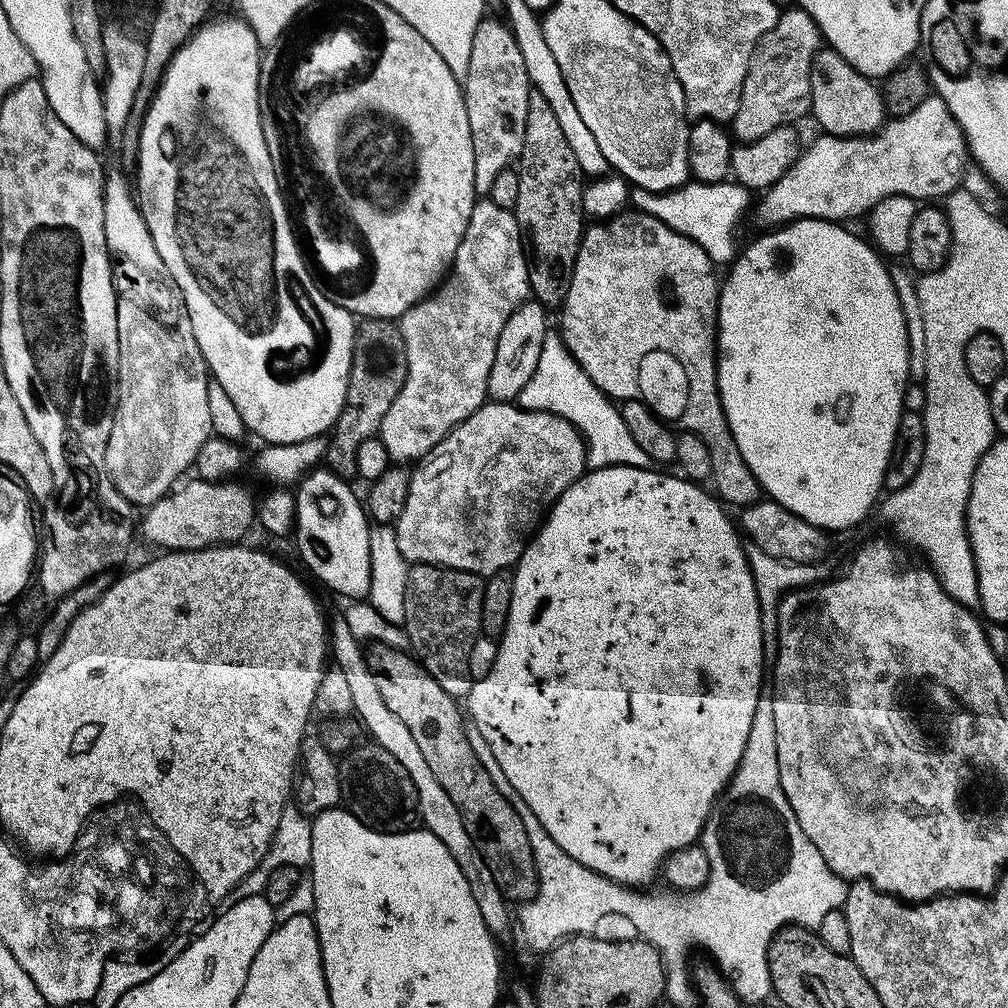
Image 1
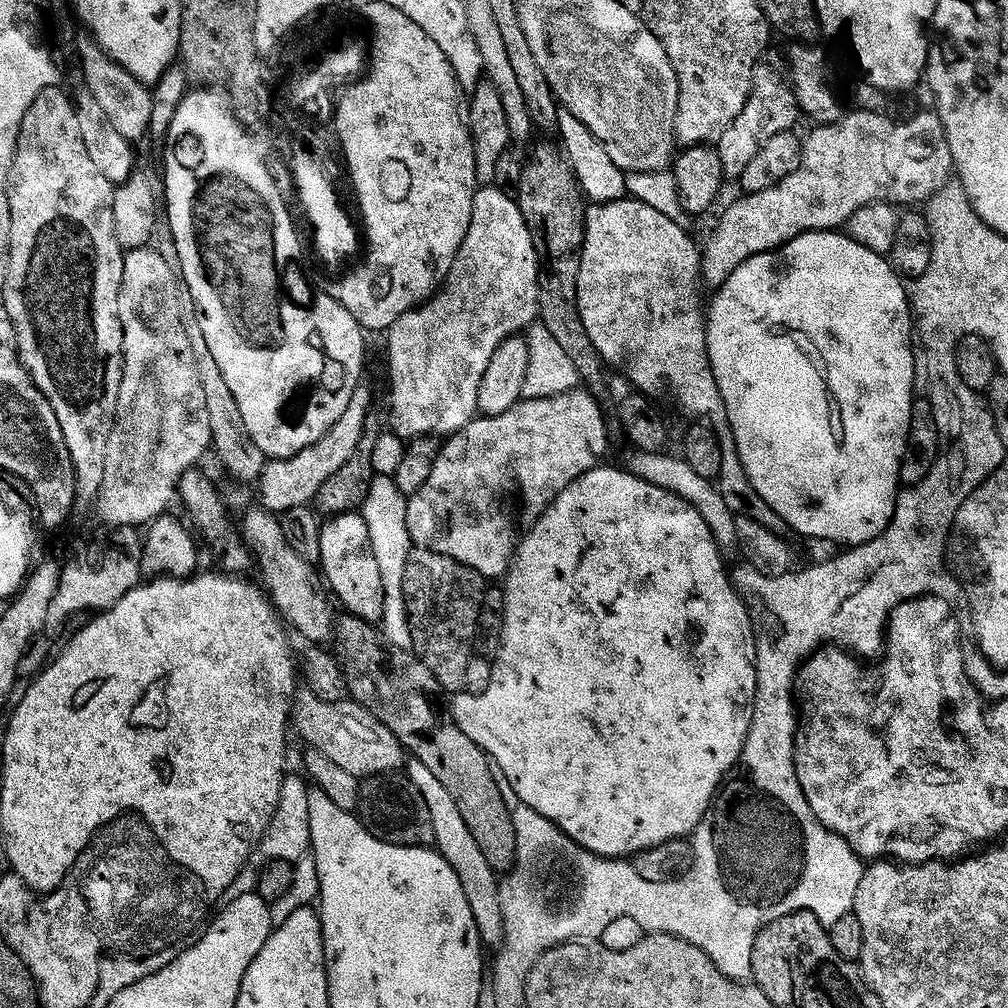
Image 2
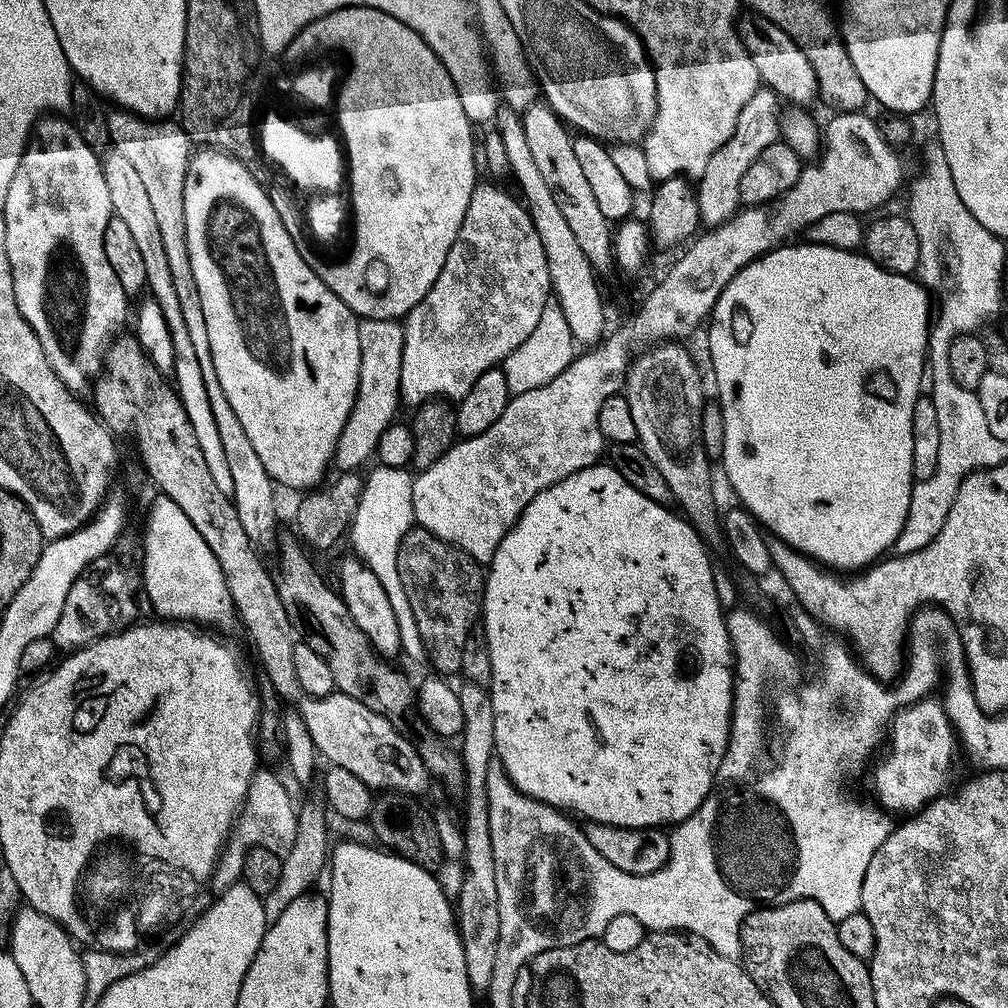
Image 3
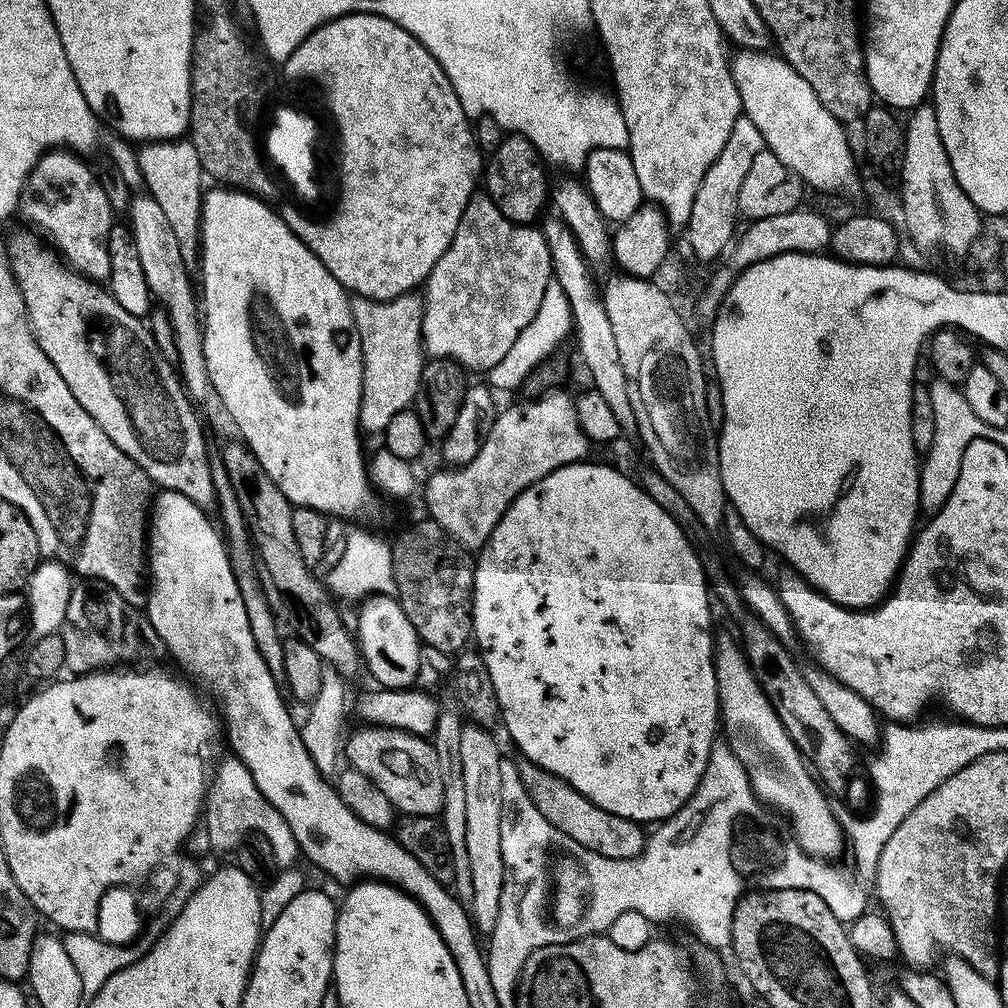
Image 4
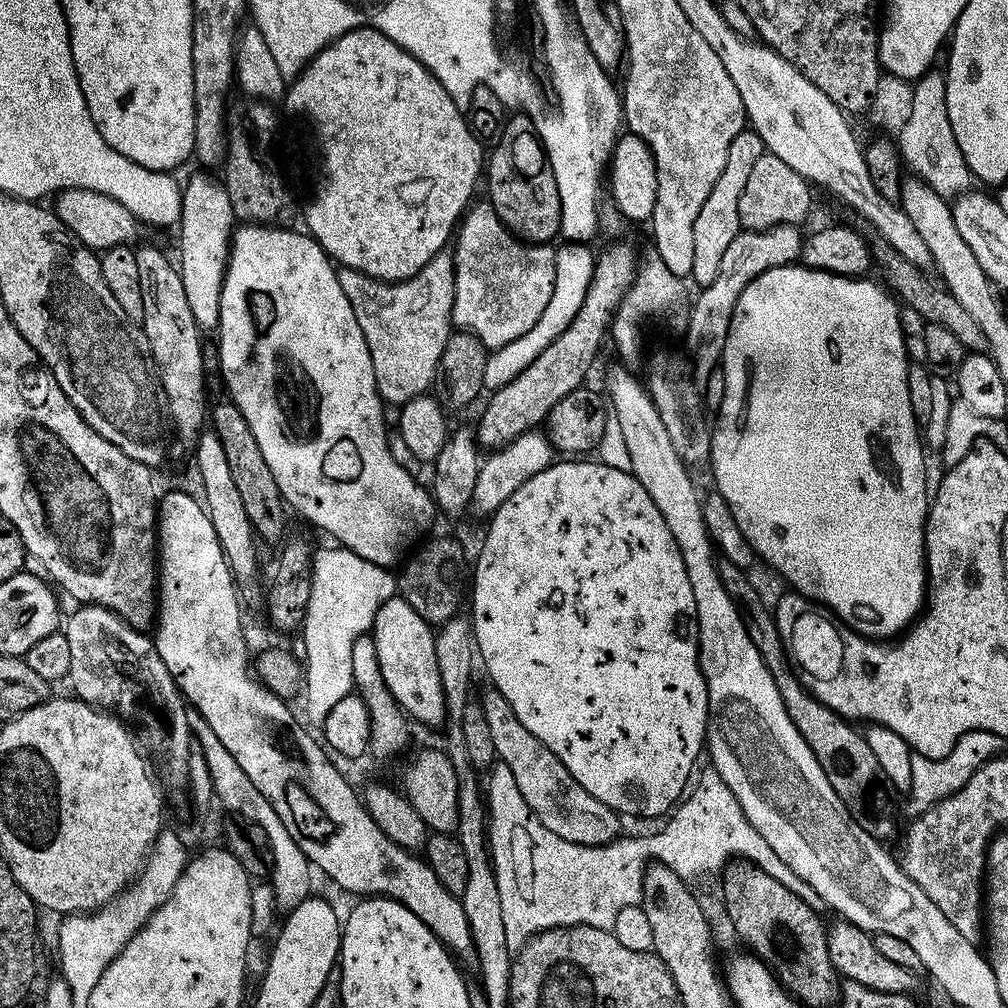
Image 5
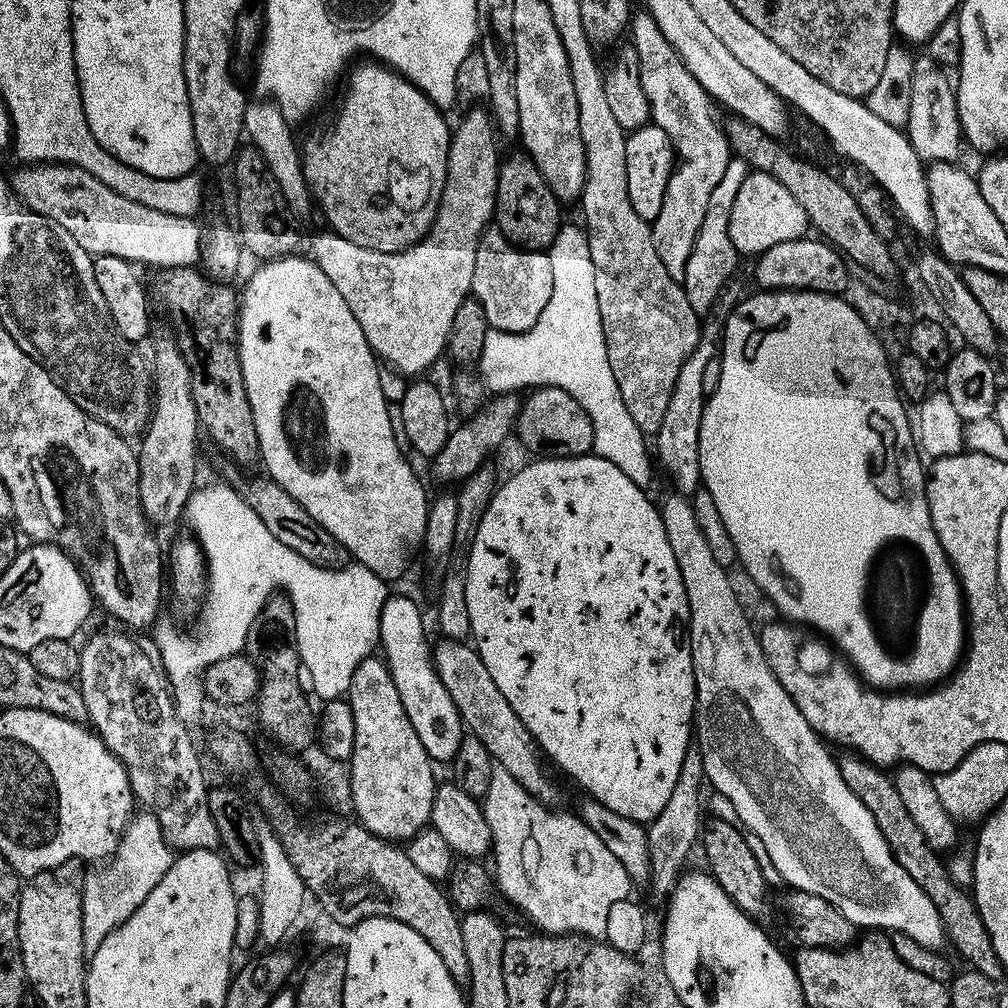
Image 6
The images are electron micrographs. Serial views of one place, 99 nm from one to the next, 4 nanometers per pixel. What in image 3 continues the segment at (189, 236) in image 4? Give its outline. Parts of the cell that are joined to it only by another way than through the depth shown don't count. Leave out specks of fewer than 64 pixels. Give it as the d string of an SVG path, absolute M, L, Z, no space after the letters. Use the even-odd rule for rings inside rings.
M112 110L107 113L109 122L109 138L111 147L122 150L125 158L130 158L136 173L146 186L146 195L150 197L150 203L154 210L154 219L158 222L158 231L162 234L162 246L166 246L166 262L170 265L170 278L174 286L174 294L178 294L178 306L182 309L182 318L186 321L186 330L190 334L190 342L194 342L194 350L198 354L198 366L202 366L202 382L206 382L206 394L210 397L210 410L214 414L214 422L218 425L218 434L222 438L222 447L226 450L226 459L230 465L230 475L234 478L234 494L232 499L238 510L238 518L242 522L242 530L250 538L250 542L257 546L263 546L277 539L276 528L276 496L272 493L274 481L268 475L266 466L262 466L262 458L251 444L246 434L242 421L238 414L234 414L230 402L226 399L226 393L222 390L222 382L218 382L218 374L214 370L214 358L210 354L210 338L206 334L206 317L202 315L202 298L198 294L198 282L194 282L194 270L190 267L190 253L186 250L186 205L182 198L184 183L186 182L186 170L190 155L194 150L193 141L184 130L184 125L172 118L145 118L127 110Z

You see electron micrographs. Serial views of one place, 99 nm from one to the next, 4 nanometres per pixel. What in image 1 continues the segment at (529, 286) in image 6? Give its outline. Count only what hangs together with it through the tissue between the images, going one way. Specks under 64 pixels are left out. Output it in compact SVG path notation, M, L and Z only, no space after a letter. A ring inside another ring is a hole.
M487 198L477 199L446 279L399 317L400 333L406 342L408 373L398 398L394 398L394 406L390 406L386 418L382 418L378 433L388 451L389 461L408 466L423 460L434 446L438 446L438 442L445 440L449 432L470 418L470 414L489 399L488 379L490 366L494 366L494 350L498 350L498 334L502 334L506 318L510 318L510 314L529 299L528 269L518 222L513 213L502 206L494 206L494 202Z

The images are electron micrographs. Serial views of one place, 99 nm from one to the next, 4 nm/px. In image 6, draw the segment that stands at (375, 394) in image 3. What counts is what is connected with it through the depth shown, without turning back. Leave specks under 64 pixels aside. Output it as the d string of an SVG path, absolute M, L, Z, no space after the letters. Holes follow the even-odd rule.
M476 106L465 111L468 113L464 121L457 126L456 132L454 128L451 133L448 142L448 173L442 198L424 239L405 248L403 252L379 252L363 248L331 230L323 230L312 240L310 259L320 267L322 274L326 274L326 278L330 278L330 282L334 282L338 294L346 298L346 306L350 306L350 314L358 318L358 326L362 326L372 351L385 365L389 364L387 367L393 373L399 373L404 378L419 377L419 372L426 371L440 355L445 355L454 314L472 291L474 258L478 254L480 240L494 220L496 187L502 160L500 156L496 157L498 132L494 121L481 108Z

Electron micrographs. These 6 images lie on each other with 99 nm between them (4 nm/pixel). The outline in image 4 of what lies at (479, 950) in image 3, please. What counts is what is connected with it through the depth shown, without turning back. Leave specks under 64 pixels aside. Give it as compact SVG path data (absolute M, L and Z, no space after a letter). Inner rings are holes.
M465 723L462 730L462 767L466 793L466 849L470 862L473 896L470 901L472 923L480 934L490 934L498 922L504 885L502 862L502 753L493 733L479 724Z

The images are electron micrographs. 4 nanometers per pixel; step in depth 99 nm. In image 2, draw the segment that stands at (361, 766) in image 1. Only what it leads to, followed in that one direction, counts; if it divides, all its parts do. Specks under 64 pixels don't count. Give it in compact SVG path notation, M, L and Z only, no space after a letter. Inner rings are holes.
M399 771L378 772L375 775L363 777L356 790L355 811L360 821L364 823L364 827L382 842L419 848L434 845L434 825L430 822L430 810L426 810L426 802L422 802L422 794L418 786L414 786L414 782L410 782L407 775Z

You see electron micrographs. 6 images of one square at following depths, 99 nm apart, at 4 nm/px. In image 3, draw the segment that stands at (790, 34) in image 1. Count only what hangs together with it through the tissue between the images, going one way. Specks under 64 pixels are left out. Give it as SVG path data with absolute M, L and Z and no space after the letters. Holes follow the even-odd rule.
M761 86L756 93L742 106L742 114L738 114L738 122L734 125L734 134L714 150L710 162L706 162L706 170L695 181L694 187L698 198L700 222L704 226L725 224L728 219L736 215L741 207L740 187L750 162L766 150L766 146L777 143L781 139L782 100L771 88Z

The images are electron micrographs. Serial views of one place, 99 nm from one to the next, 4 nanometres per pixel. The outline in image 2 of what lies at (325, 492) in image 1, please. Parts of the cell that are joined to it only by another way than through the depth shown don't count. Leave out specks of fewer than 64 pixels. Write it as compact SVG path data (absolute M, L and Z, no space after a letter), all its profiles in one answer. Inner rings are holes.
M352 511L329 515L320 524L320 538L321 556L318 568L331 595L344 603L345 613L357 616L359 620L379 621L384 597L382 574L378 574L378 562L374 562L370 534L361 513Z

